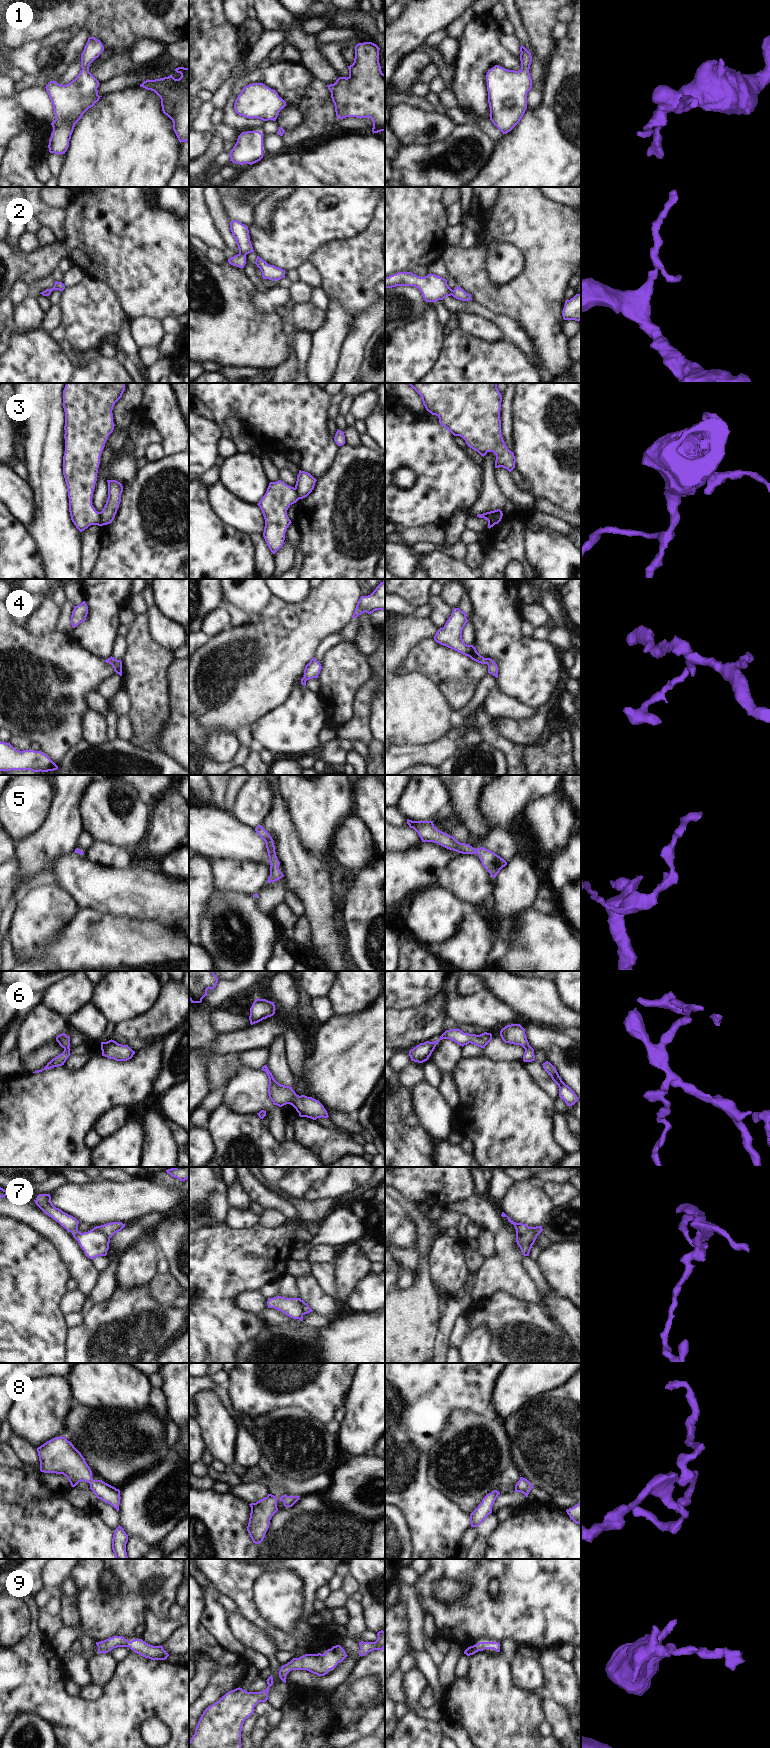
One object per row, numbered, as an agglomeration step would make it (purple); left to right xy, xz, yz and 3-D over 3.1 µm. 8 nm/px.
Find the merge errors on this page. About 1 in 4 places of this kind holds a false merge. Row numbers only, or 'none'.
3, 7

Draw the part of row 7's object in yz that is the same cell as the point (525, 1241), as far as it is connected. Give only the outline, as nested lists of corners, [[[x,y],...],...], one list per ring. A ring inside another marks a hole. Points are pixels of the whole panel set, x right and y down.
[[[532,1231],[525,1234],[516,1234],[516,1242],[524,1256],[529,1256],[532,1245],[535,1243],[537,1235]]]

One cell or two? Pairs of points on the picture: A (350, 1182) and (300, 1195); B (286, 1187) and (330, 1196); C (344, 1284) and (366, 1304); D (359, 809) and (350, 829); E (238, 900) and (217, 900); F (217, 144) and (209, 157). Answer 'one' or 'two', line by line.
A: one
B: one
C: two
D: two
E: one
F: one

